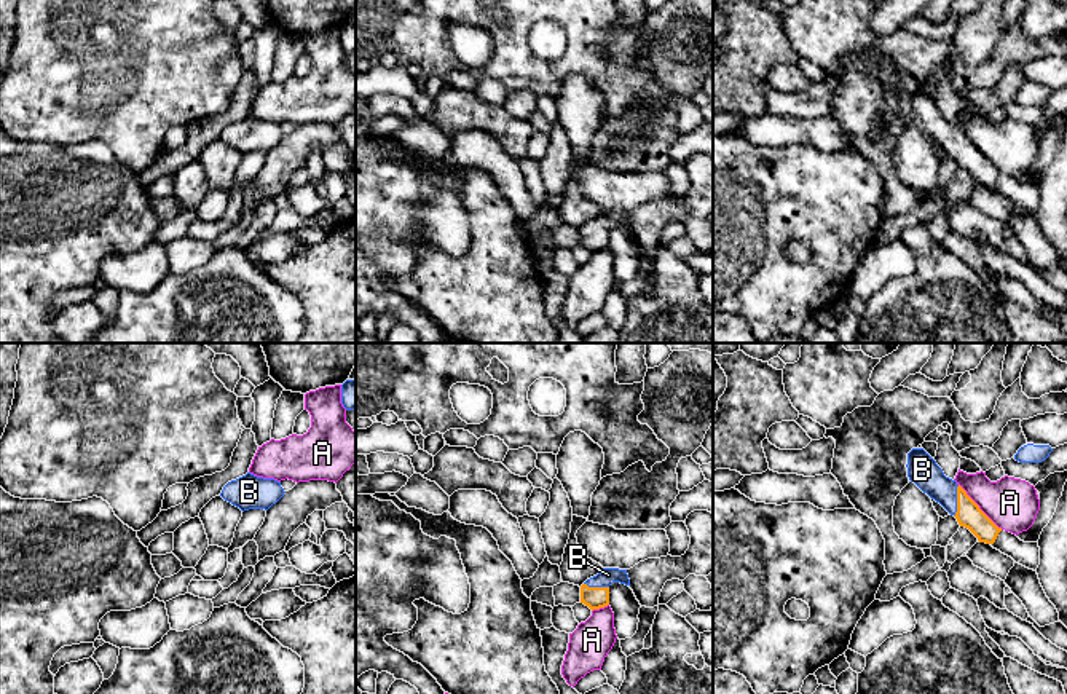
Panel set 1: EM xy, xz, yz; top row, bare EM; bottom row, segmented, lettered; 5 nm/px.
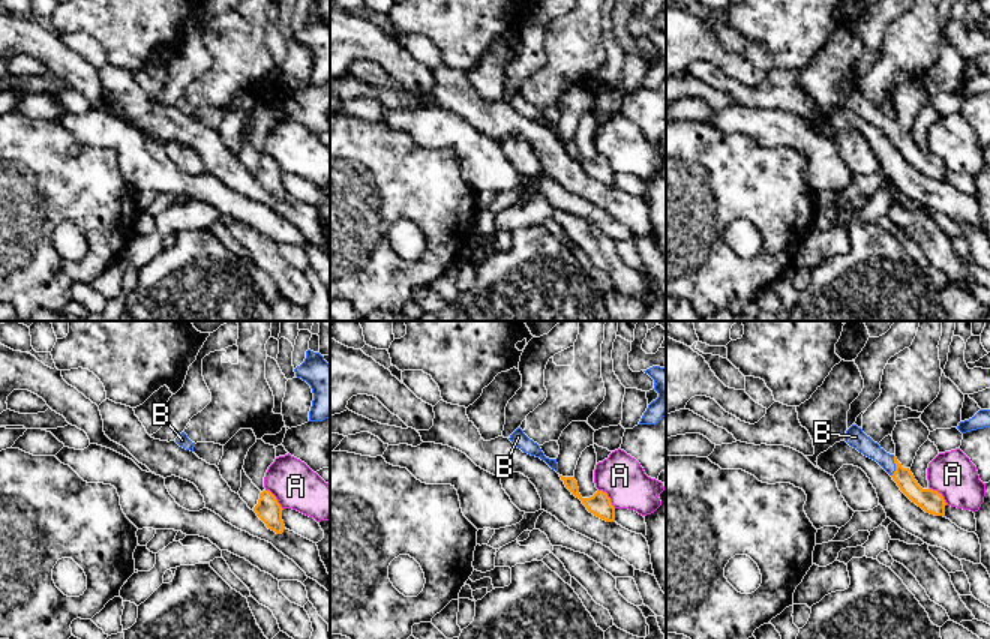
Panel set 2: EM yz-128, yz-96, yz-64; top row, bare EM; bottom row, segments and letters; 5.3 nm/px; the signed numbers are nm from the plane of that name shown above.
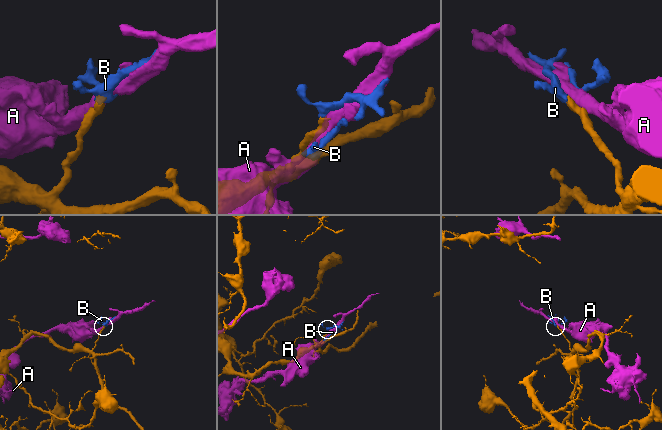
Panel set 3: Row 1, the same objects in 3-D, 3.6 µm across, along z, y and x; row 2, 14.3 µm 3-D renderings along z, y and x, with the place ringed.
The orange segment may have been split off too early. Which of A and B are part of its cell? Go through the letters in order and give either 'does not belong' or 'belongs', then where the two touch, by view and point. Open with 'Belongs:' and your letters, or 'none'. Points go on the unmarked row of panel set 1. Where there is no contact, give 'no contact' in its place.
Belongs: B
A: does not belong | yz (978, 150)
B: belongs | yz (957, 144)

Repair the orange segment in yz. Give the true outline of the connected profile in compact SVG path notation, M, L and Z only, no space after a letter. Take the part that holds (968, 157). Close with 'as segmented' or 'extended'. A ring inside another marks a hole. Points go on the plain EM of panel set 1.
M912 91L908 96L906 110L909 123L954 158L960 169L968 171L979 185L995 185L1002 171L979 152L955 123L944 118L923 91Z; extended

